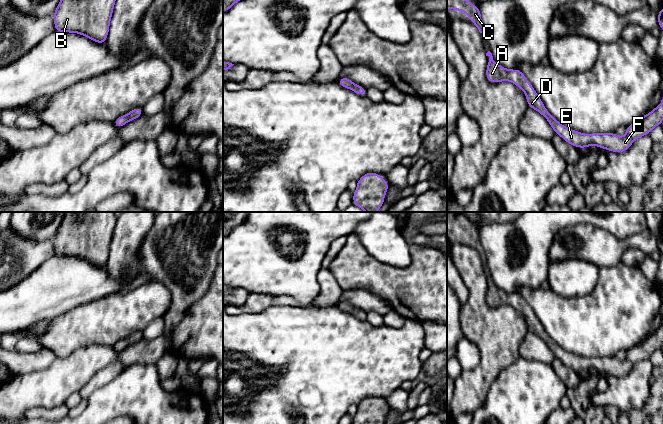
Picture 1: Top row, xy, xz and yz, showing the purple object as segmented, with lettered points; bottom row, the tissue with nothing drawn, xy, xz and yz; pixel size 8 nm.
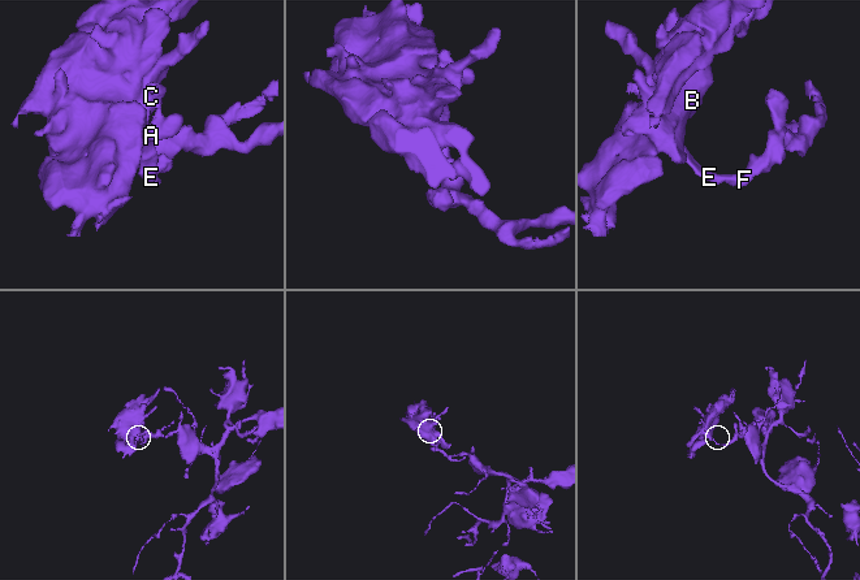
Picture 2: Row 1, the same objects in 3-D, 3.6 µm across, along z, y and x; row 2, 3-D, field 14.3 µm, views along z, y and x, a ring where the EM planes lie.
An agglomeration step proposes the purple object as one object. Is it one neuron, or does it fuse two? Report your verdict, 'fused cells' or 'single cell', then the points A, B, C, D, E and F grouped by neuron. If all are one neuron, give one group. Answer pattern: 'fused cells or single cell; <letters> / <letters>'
single cell; A B C D E F

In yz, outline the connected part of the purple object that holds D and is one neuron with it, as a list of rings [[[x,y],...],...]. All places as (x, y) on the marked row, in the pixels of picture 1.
[[[488,51],[486,56],[489,56],[486,68],[486,78],[491,83],[500,81],[511,81],[525,93],[528,107],[538,111],[546,118],[548,123],[554,130],[555,134],[561,136],[567,143],[576,148],[588,148],[590,145],[596,145],[598,148],[603,148],[608,151],[621,153],[627,151],[637,138],[648,135],[655,126],[659,126],[663,122],[663,99],[658,106],[650,111],[646,116],[640,116],[635,122],[626,128],[626,135],[619,137],[615,133],[592,133],[584,134],[563,126],[554,118],[545,108],[542,100],[520,71],[520,69],[507,70],[503,66],[498,65]]]

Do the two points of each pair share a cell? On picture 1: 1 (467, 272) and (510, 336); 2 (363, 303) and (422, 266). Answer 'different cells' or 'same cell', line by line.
1: same cell
2: different cells

